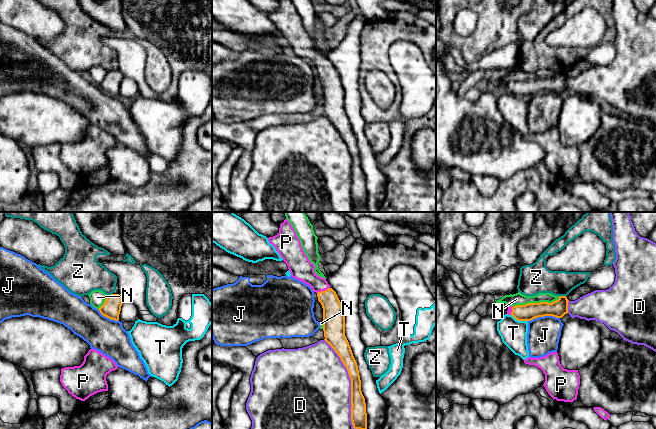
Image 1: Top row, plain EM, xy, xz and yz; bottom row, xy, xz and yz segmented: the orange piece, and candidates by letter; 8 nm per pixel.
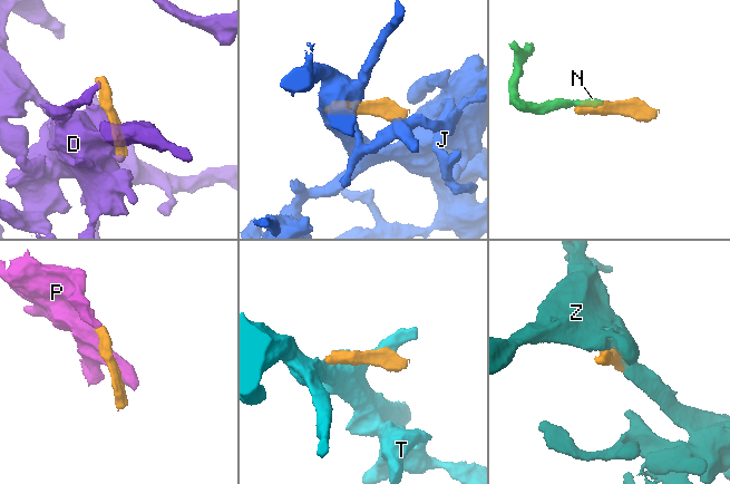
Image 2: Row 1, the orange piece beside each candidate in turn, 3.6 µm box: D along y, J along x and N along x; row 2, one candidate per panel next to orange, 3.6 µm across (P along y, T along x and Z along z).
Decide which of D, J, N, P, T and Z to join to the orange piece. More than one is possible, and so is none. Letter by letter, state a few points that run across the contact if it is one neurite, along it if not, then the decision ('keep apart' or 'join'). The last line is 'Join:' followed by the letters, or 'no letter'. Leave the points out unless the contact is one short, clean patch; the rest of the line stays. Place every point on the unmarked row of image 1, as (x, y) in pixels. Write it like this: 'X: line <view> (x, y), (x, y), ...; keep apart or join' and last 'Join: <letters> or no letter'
D: keep apart
J: line yz (559, 93), (538, 92), (528, 97); keep apart
N: line yz (560, 72), (551, 78), (528, 78), (512, 83); keep apart
P: line xz (333, 92), (330, 77), (323, 67), (302, 45); join
T: line yz (511, 90), (518, 96), (527, 97); keep apart
Z: line xy (112, 69), (107, 72); keep apart
Join: P

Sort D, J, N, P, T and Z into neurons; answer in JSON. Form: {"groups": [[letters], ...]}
{"groups": [["D"], ["J"], ["N"], ["P"], ["T"], ["Z"]]}

